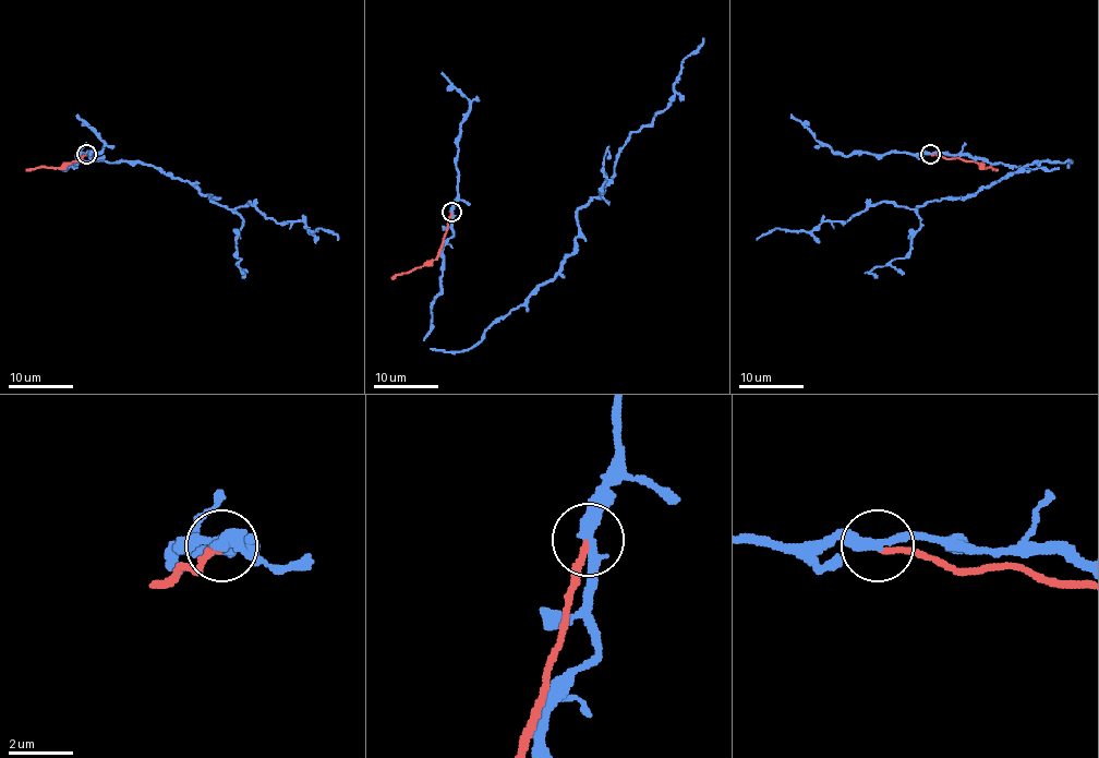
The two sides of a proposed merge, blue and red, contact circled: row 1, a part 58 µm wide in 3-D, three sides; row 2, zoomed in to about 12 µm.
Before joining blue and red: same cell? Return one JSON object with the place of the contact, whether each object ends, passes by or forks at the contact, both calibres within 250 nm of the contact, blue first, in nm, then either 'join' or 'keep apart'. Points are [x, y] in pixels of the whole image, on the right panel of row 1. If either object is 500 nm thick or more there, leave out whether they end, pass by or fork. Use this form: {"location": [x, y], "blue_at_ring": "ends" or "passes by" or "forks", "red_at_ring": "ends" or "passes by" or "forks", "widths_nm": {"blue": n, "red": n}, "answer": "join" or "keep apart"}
{"location": [930, 154], "blue_at_ring": "passes by", "red_at_ring": "ends", "widths_nm": {"blue": 340, "red": 170}, "answer": "keep apart"}

